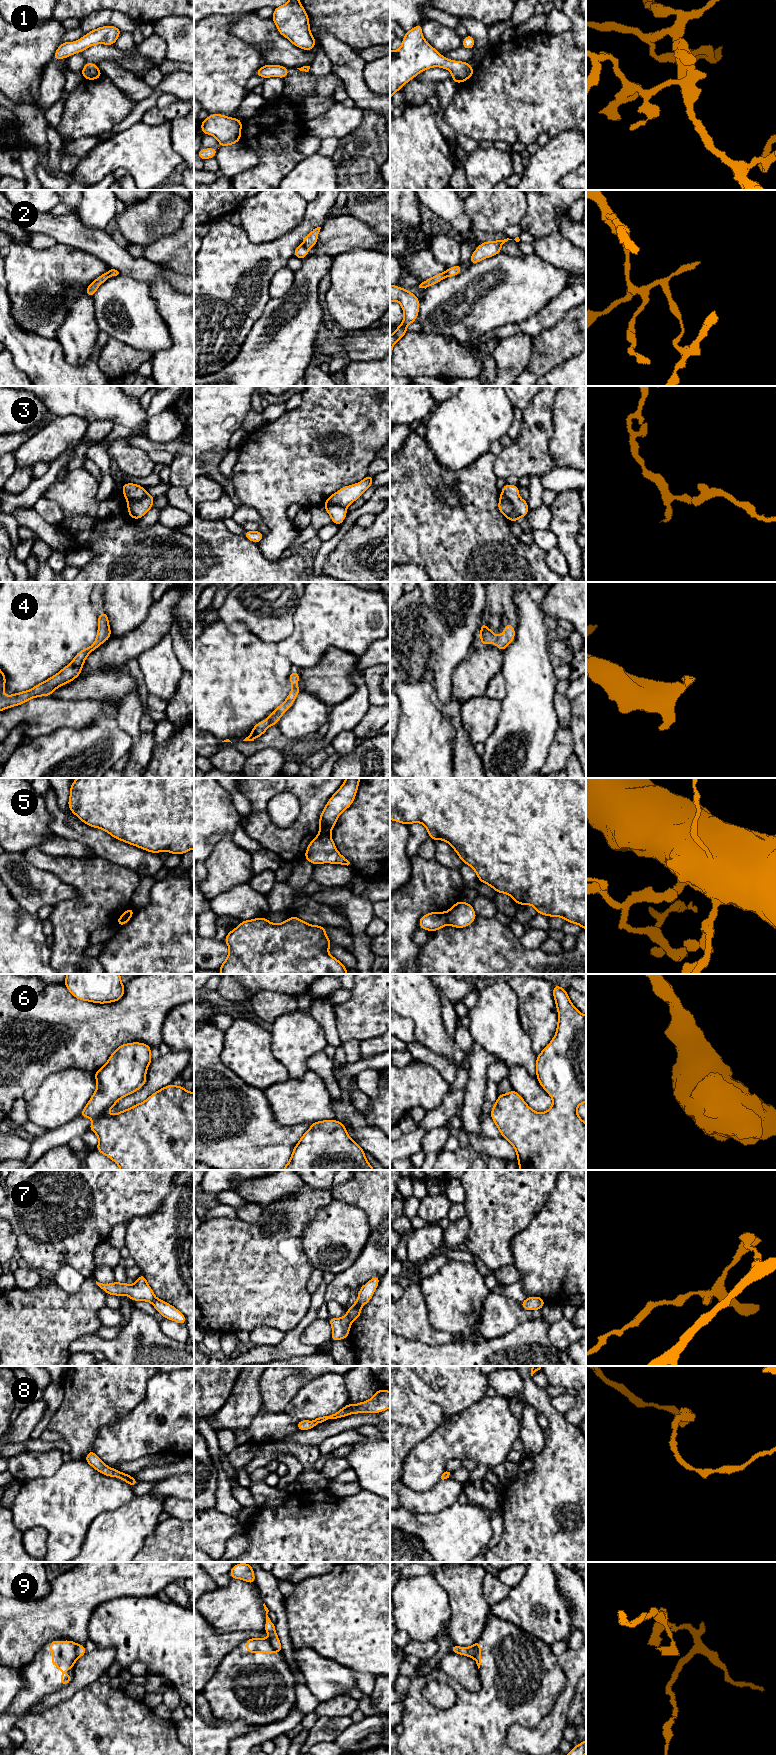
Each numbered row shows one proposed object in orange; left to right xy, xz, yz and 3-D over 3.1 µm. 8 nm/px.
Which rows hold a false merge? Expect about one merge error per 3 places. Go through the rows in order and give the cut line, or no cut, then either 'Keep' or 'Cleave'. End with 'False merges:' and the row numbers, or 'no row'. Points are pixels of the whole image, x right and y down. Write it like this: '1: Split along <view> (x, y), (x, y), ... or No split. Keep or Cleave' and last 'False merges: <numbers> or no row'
1: No split. Keep
2: Split along xy (110, 270), (108, 276). Cleave
3: Split along yz (501, 493), (512, 504), (509, 518). Cleave
4: No split. Keep
5: Split along yz (445, 912), (448, 923). Cleave
6: No split. Keep
7: Split along xz (347, 1313), (352, 1321). Cleave
8: No split. Keep
9: Split along xz (269, 1640), (280, 1652). Cleave
False merges: 2, 3, 5, 7, 9

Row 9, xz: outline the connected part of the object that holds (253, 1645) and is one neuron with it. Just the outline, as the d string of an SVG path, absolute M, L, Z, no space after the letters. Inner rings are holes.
M249 1638L245 1642L247 1653L281 1653L266 1638Z

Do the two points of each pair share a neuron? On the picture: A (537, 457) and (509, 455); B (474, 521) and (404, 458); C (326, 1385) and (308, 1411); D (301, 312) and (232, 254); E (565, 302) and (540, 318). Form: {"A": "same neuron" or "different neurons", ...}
{"A": "same neuron", "B": "same neuron", "C": "same neuron", "D": "different neurons", "E": "same neuron"}

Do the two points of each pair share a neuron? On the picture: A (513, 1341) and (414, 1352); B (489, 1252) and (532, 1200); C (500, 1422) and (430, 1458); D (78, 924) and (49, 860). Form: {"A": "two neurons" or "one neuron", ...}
{"A": "one neuron", "B": "one neuron", "C": "one neuron", "D": "one neuron"}

